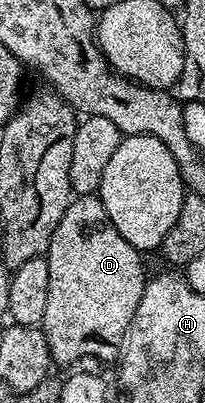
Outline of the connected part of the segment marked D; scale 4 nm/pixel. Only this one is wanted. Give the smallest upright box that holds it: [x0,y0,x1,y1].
[42,195,146,365]

